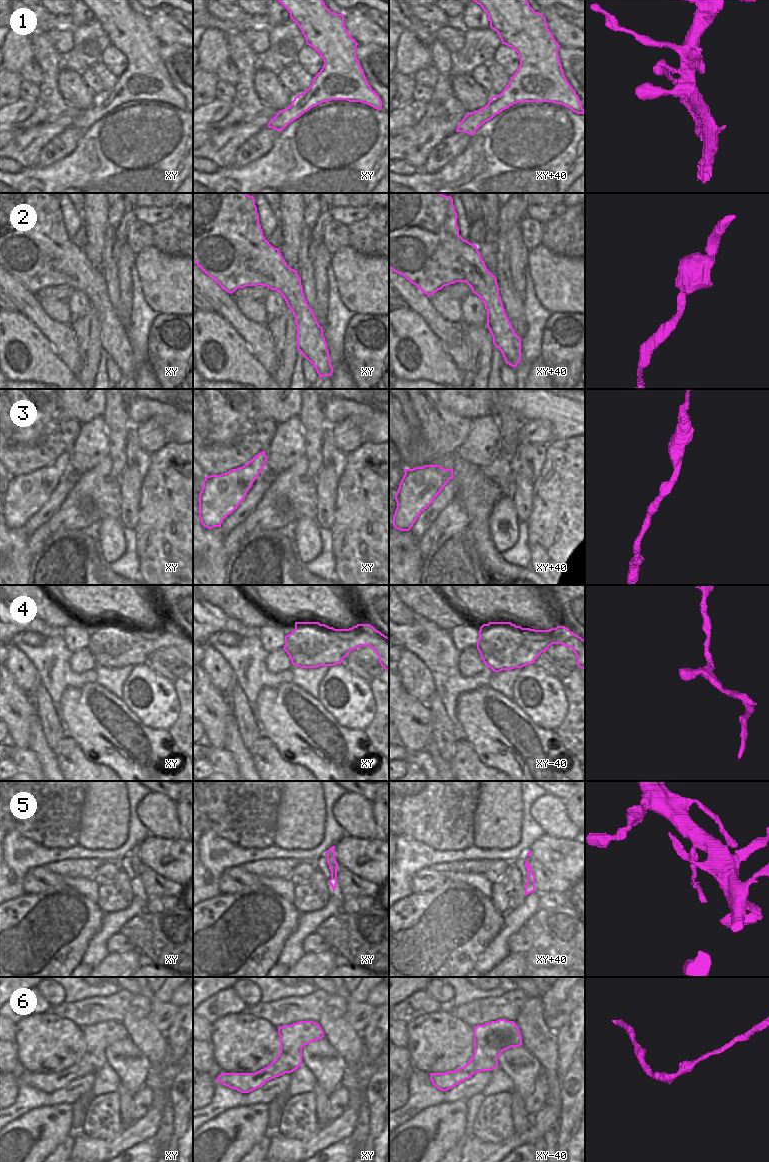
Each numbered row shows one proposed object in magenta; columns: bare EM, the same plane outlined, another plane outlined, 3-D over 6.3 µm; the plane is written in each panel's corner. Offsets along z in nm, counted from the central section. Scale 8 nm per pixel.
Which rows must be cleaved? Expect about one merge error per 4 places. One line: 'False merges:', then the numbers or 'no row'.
False merges: 1.

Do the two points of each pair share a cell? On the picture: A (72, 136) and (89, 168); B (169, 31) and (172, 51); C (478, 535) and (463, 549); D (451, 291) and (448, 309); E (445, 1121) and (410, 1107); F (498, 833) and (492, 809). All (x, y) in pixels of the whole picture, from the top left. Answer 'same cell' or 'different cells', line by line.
A: different cells
B: different cells
C: different cells
D: different cells
E: different cells
F: same cell

